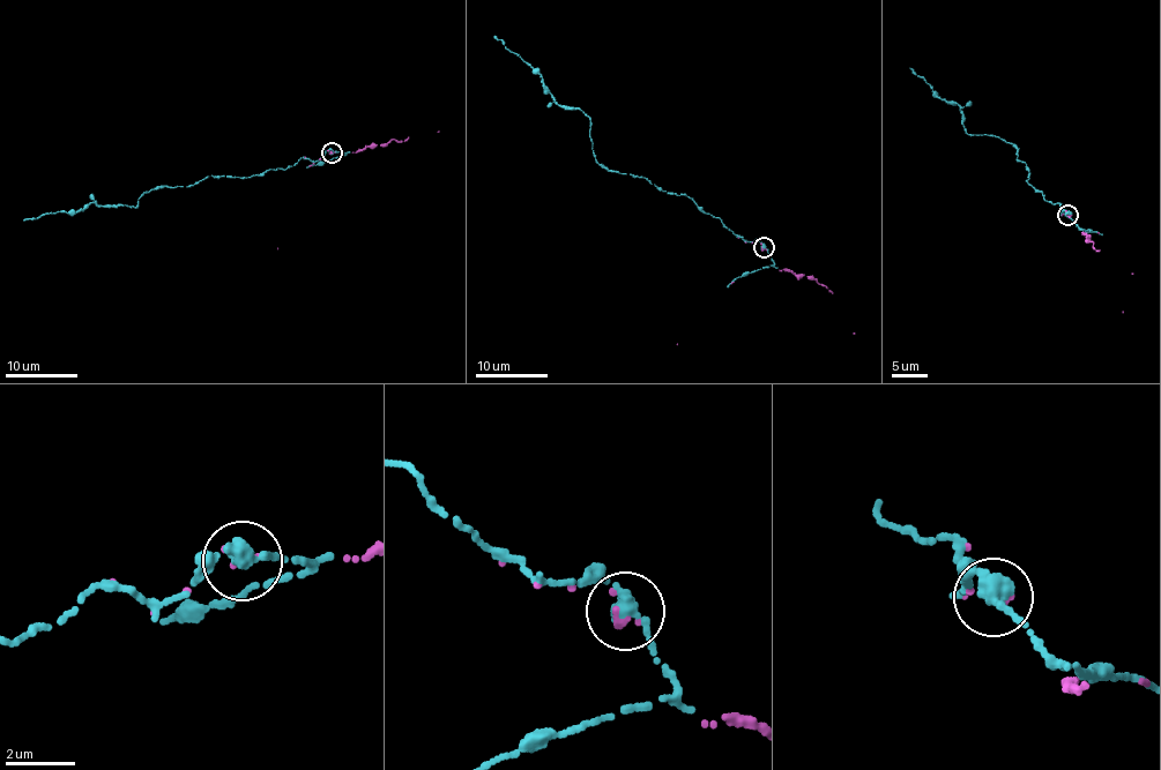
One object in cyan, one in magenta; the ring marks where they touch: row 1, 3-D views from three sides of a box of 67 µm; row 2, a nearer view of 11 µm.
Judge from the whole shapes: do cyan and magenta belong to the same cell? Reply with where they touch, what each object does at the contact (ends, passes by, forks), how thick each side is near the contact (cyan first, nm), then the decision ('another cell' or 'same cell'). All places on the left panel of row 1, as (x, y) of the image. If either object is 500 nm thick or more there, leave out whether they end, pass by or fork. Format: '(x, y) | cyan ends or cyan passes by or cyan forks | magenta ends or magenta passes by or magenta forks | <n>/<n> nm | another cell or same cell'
(332, 152) | cyan passes by | magenta ends | 400/190 nm | same cell

